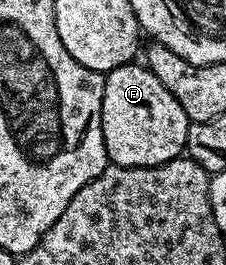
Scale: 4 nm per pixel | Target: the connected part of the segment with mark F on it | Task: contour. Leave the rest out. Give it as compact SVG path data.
M128 64L106 71L103 80L103 103L101 104L101 128L107 149L107 157L116 166L160 166L180 157L187 148L187 130L192 121L185 116L185 108L177 104L173 92L153 76L146 65Z

